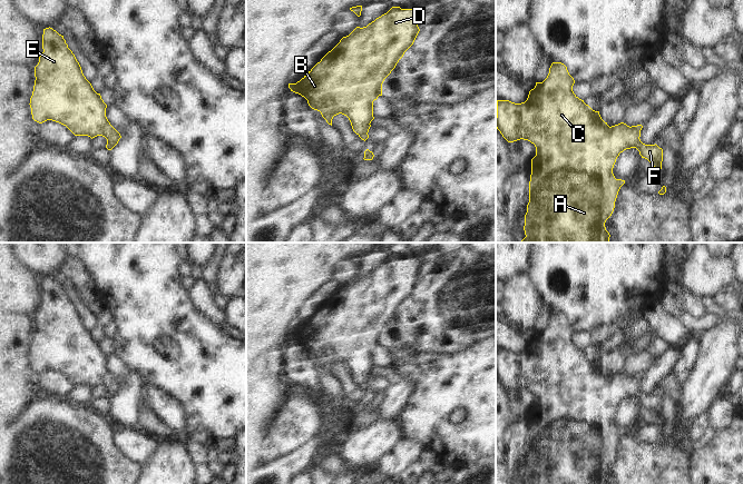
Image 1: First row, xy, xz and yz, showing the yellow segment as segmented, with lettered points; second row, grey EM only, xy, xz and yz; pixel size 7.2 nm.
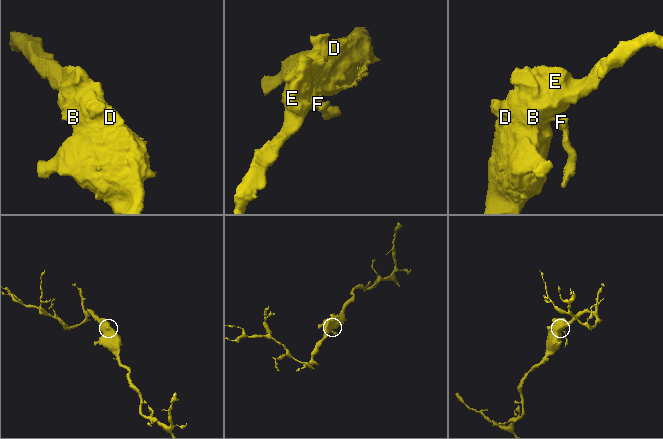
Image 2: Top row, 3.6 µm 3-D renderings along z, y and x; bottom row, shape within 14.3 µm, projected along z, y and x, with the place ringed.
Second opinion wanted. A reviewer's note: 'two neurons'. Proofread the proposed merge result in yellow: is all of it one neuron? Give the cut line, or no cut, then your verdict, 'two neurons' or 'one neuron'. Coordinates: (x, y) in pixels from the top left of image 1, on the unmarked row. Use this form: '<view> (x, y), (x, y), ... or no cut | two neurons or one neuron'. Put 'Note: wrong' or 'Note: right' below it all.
no cut | one neuron
Note: wrong

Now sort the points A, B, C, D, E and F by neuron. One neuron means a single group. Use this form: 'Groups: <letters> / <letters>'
Groups: A B C D E F

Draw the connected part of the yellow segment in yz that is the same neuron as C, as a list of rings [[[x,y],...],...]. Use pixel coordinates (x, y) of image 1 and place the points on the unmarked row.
[[[553,312],[549,317],[549,323],[542,332],[536,332],[534,338],[529,340],[528,347],[525,352],[515,353],[509,349],[497,349],[497,366],[496,366],[496,377],[500,381],[502,386],[508,392],[514,392],[520,388],[528,389],[536,396],[536,405],[531,408],[531,424],[529,431],[529,452],[527,454],[527,462],[525,464],[525,484],[609,484],[606,480],[605,472],[612,465],[615,451],[620,436],[625,433],[625,429],[616,428],[613,423],[613,417],[616,412],[617,406],[620,402],[626,398],[636,397],[639,401],[642,407],[647,408],[656,419],[662,418],[663,411],[663,398],[655,394],[645,394],[641,391],[641,379],[642,374],[627,375],[624,372],[609,376],[605,372],[599,360],[593,359],[584,349],[579,348],[573,340],[573,335],[575,333],[574,327],[569,324],[567,316],[561,312]]]

